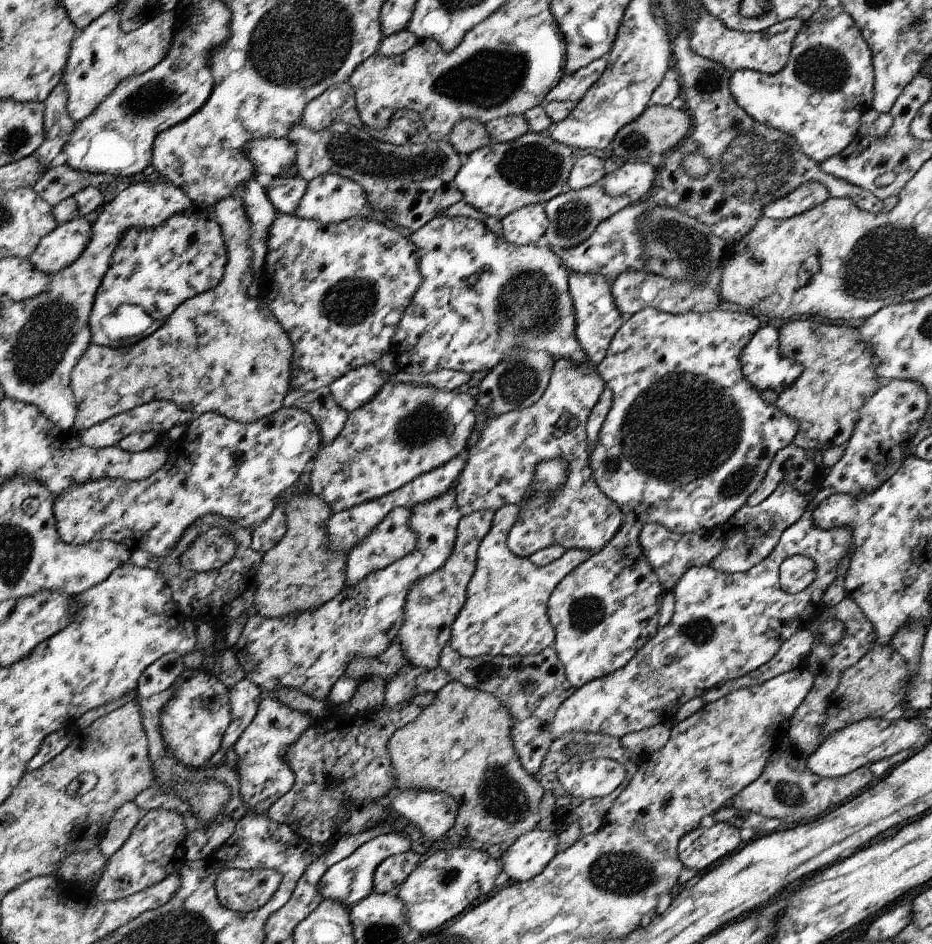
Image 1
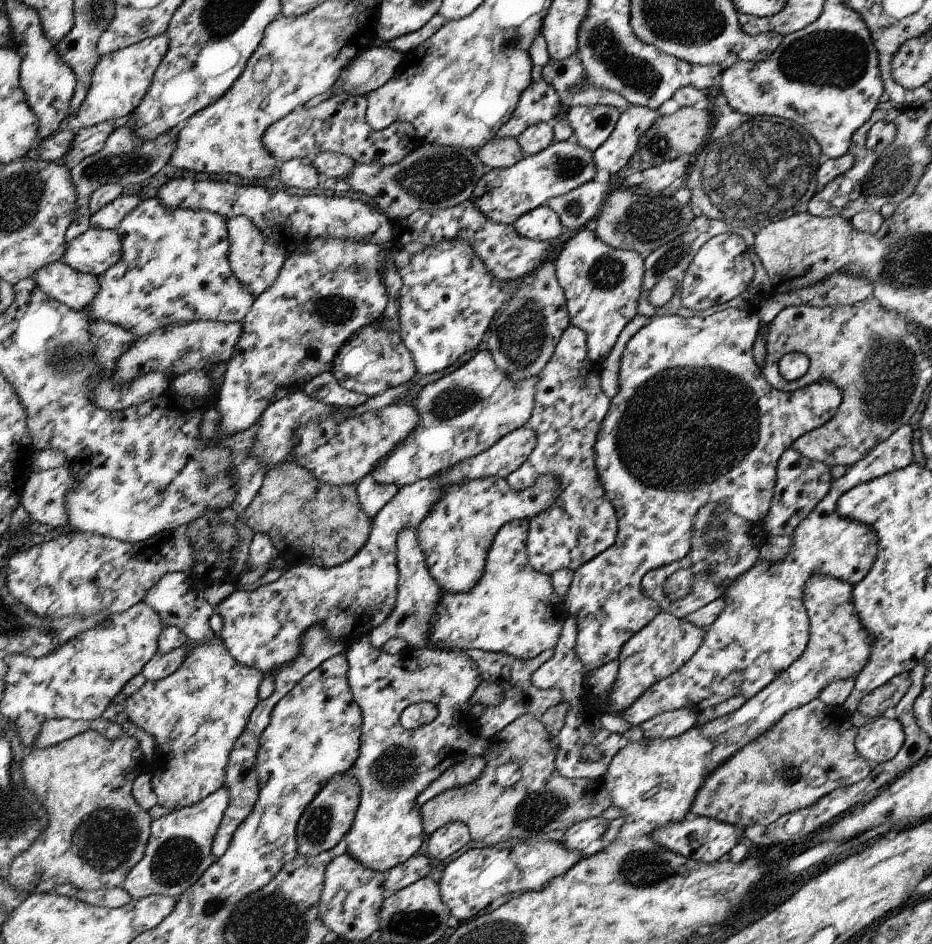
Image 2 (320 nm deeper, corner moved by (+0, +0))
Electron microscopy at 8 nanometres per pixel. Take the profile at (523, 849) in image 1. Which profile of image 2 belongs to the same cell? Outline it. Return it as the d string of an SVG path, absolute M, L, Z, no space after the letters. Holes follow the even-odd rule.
M601 815L583 820L567 830L566 840L561 843L567 849L578 849L584 854L585 851L591 850L594 842L605 835L610 823Z

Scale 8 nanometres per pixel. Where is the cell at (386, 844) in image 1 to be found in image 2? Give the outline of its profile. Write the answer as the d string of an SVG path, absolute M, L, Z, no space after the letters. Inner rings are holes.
M362 635L357 641L352 640L347 649L350 652L349 669L350 680L354 680L354 696L358 696L357 703L362 704L361 715L366 716L366 734L361 734L362 752L351 770L360 785L359 805L343 843L351 859L384 873L412 859L422 848L426 830L421 810L415 807L420 793L451 766L470 757L483 757L489 744L495 740L482 736L480 722L474 719L469 709L470 696L481 683L482 676L477 662L466 651L406 646L400 652L390 654L375 647L371 640L371 636ZM424 701L437 706L439 717L436 721L416 730L403 727L401 716L405 708Z

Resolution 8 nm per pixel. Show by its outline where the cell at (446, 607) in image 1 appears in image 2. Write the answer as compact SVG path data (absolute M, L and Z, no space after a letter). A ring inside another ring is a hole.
M542 475L534 487L515 491L505 478L495 476L451 484L445 488L429 515L417 526L419 543L427 558L427 567L442 592L465 593L480 580L487 554L497 532L511 520L528 519L549 509L561 495L561 481L554 475Z

